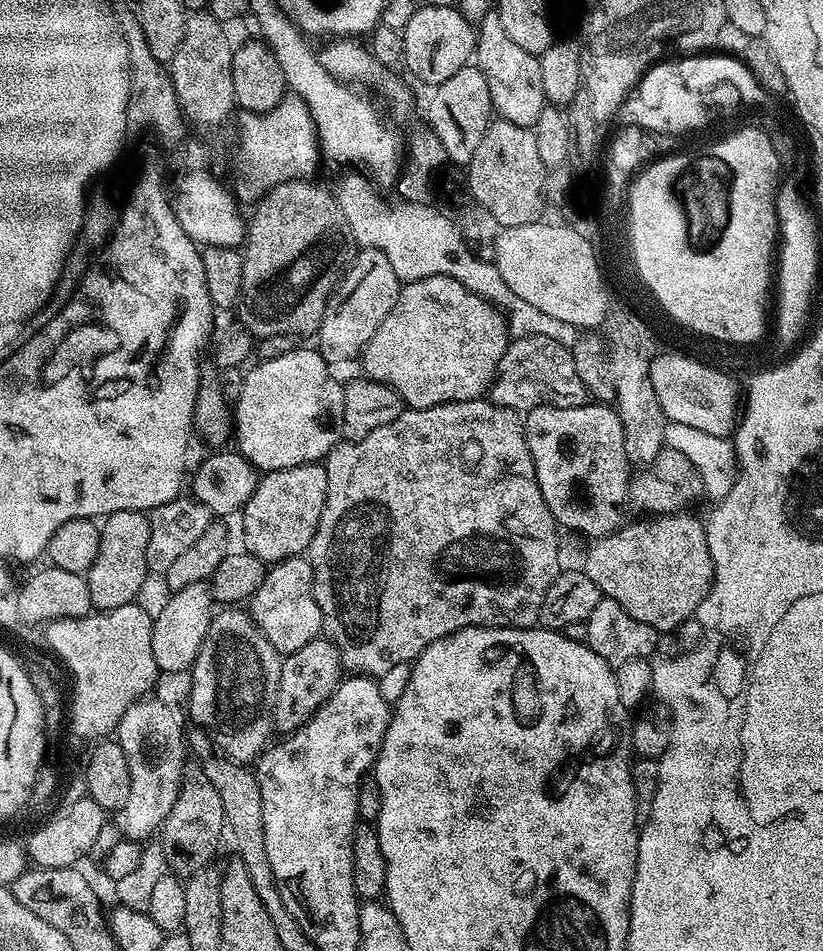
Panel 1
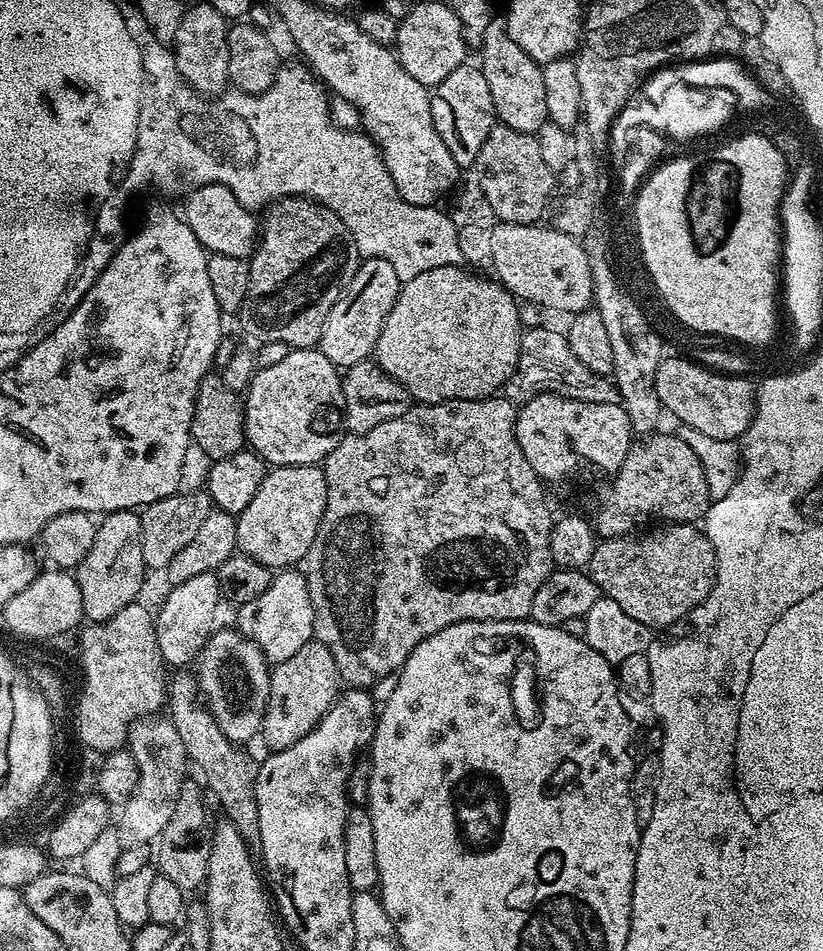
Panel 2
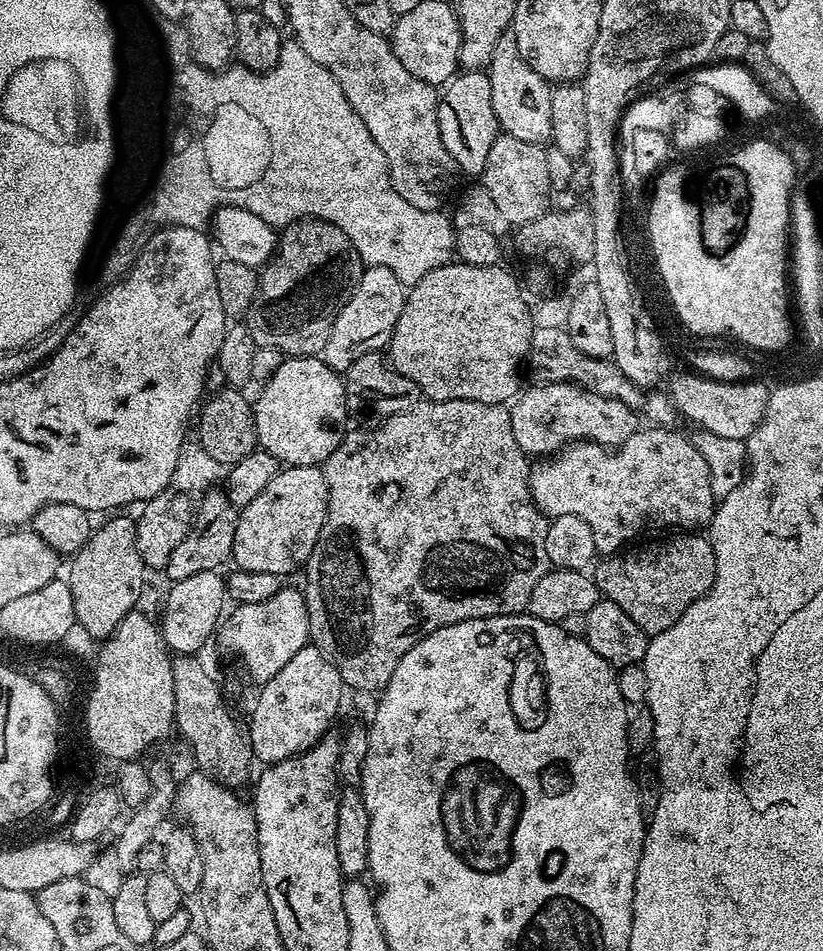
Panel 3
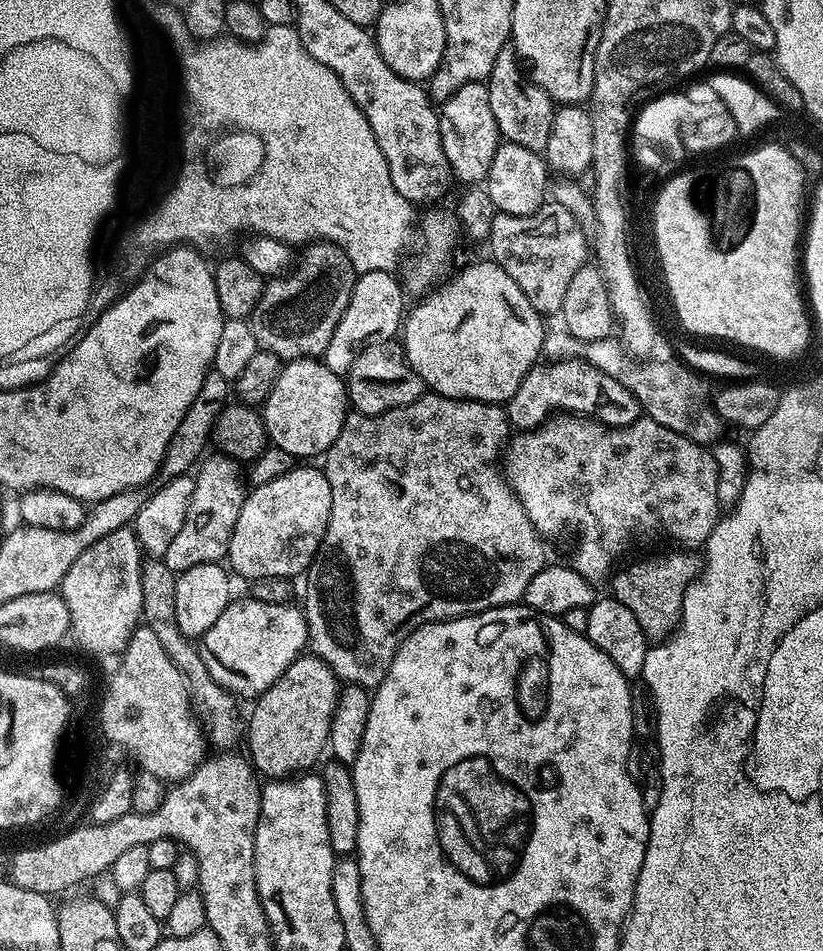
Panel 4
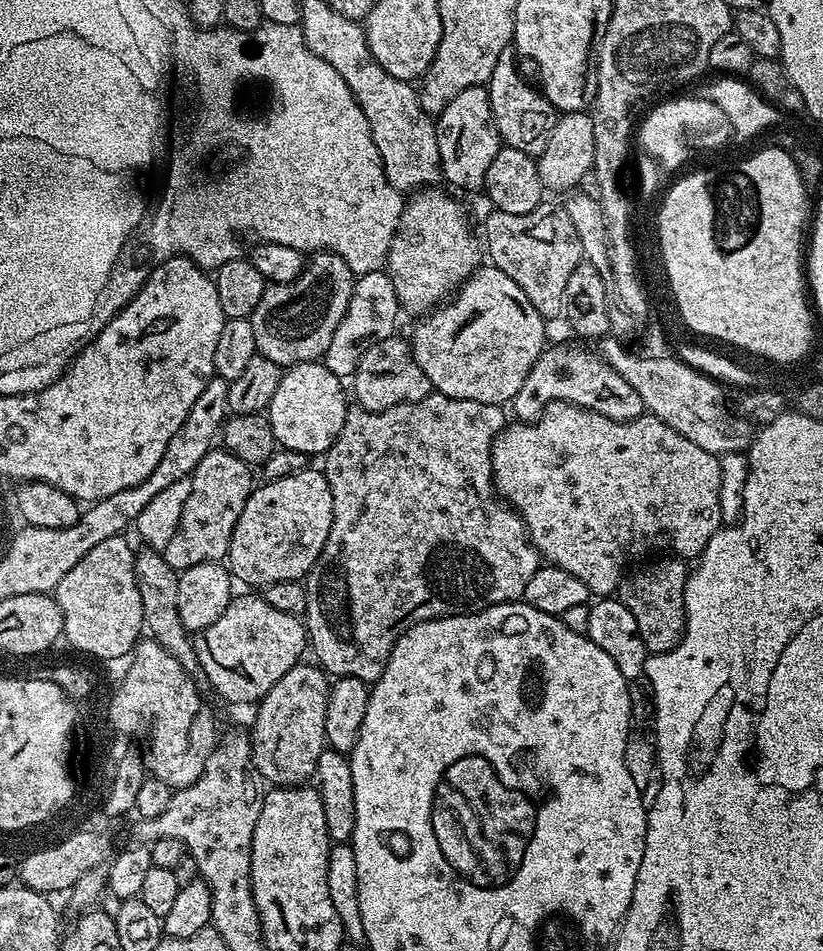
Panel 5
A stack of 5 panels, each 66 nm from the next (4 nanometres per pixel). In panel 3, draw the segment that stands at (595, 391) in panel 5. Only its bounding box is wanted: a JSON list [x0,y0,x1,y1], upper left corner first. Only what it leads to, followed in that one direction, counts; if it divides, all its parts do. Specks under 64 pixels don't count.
[510,382,638,458]

